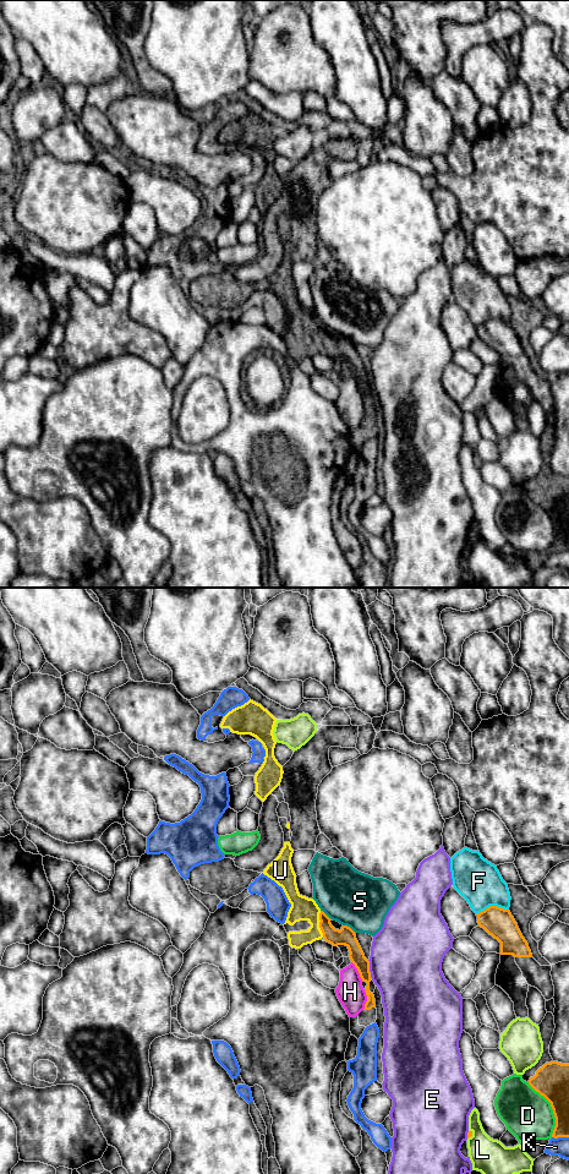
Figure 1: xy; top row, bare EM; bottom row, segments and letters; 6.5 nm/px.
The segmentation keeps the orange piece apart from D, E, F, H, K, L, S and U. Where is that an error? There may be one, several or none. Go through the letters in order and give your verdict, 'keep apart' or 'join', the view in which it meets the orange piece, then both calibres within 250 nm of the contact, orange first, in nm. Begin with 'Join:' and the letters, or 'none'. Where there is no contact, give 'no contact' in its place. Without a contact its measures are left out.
Join: U
D: keep apart; meets orange in xy; 220 nm thick on the orange side, 320 nm on the other
E: keep apart; meets orange in xy; 110 nm thick on the orange side, 480 nm on the other
F: keep apart; meets orange in xy; 200 nm thick on the orange side, 300 nm on the other
H: keep apart; meets orange in xy; 120 nm thick on the orange side, 180 nm on the other
K: keep apart; meets orange in xy; 130 nm thick on the orange side, 120 nm on the other
L: keep apart; meets orange in xy; 30 nm thick on the orange side, 240 nm on the other
S: keep apart; meets orange in xy; 120 nm thick on the orange side, 360 nm on the other
U: join; meets orange in xy; 120 nm thick on the orange side, 160 nm on the other

